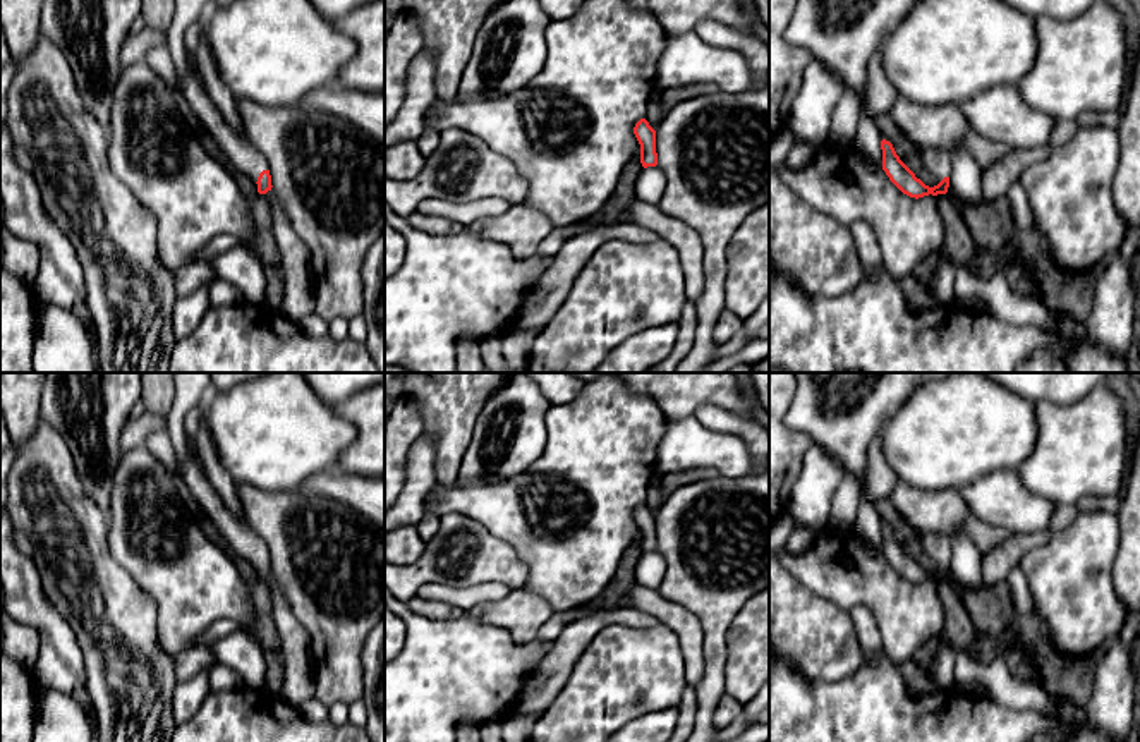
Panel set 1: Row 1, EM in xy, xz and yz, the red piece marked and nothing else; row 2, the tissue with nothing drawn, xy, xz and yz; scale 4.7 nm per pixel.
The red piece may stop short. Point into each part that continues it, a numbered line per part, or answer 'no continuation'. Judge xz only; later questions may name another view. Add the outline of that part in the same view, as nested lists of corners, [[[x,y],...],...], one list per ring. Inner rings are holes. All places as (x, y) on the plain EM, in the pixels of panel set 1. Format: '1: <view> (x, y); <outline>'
1: xz (654, 500); [[[659,483],[658,484],[651,484],[649,491],[647,491],[647,498],[646,498],[646,505],[649,507],[649,510],[658,515],[659,508],[664,503],[664,496],[661,491]]]

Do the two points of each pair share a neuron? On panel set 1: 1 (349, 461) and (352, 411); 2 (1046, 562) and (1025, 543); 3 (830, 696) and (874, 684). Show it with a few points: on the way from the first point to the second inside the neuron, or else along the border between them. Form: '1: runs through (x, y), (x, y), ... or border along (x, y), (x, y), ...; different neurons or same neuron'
1: runs through (361, 449), (363, 423); same neuron
2: border along (1049, 533), (1049, 538), (1034, 547), (1018, 564); different neurons
3: runs through (840, 696), (864, 694); same neuron

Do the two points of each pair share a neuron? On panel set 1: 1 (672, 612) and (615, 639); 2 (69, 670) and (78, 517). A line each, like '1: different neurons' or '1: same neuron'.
1: different neurons
2: different neurons

